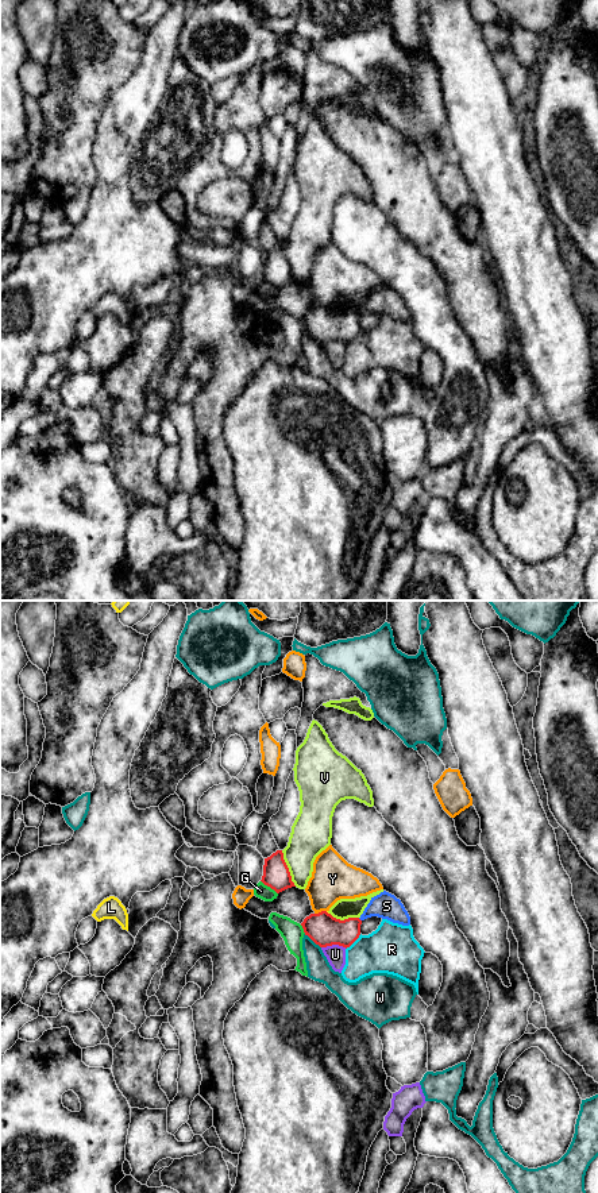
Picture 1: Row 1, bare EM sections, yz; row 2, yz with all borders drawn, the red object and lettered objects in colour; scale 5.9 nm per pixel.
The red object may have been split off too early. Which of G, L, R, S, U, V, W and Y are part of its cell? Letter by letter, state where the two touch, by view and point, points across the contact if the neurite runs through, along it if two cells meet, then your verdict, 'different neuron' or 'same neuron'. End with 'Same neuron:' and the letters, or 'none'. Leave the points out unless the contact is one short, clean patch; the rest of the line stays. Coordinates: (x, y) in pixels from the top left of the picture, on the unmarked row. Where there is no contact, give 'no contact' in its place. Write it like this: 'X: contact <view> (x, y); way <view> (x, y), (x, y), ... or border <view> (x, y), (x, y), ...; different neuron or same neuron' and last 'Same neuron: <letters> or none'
G: contact yz (269, 281); different neuron
L: contact yz (327, 308); different neuron
R: contact yz (352, 338); border yz (361, 329), (346, 344); different neuron
S: contact yz (359, 315); way yz (323, 324), (348, 324), (359, 315), (373, 304), (386, 301); same neuron
U: contact yz (334, 339); border yz (321, 342), (342, 340), (346, 343); different neuron
V: contact yz (288, 263); different neuron
W: contact yz (312, 335); border yz (304, 329), (320, 343); different neuron
Y: contact yz (321, 307); different neuron
Same neuron: S

